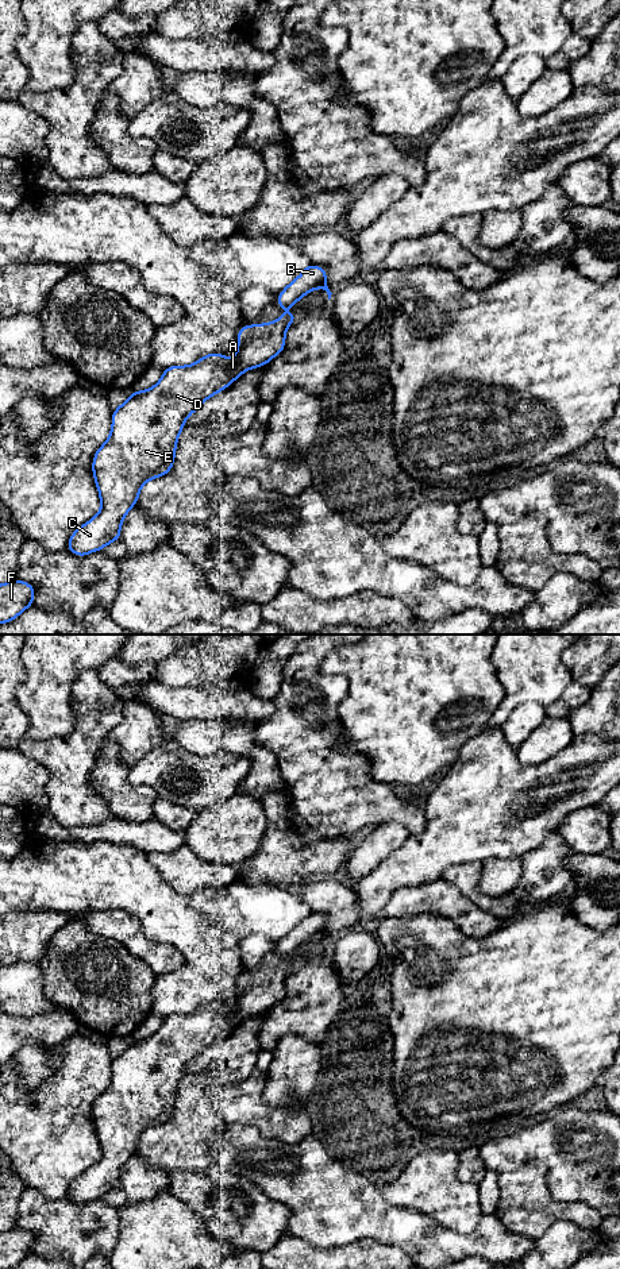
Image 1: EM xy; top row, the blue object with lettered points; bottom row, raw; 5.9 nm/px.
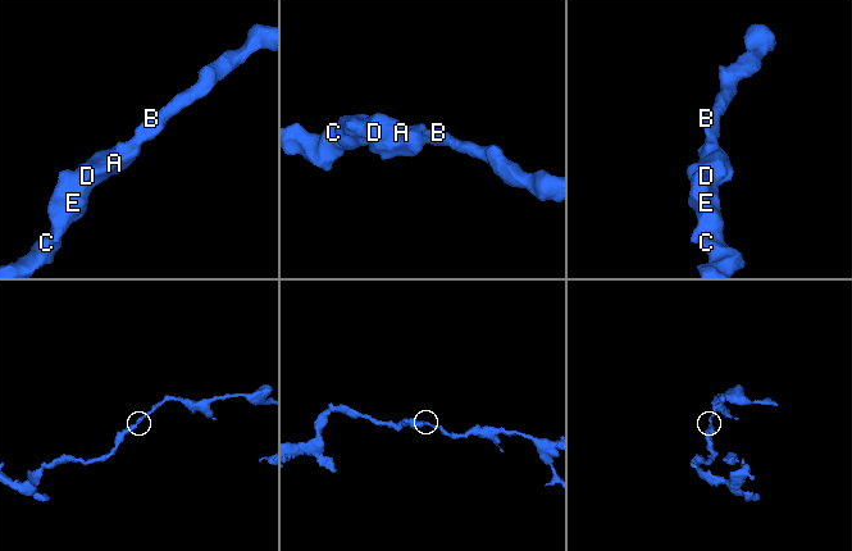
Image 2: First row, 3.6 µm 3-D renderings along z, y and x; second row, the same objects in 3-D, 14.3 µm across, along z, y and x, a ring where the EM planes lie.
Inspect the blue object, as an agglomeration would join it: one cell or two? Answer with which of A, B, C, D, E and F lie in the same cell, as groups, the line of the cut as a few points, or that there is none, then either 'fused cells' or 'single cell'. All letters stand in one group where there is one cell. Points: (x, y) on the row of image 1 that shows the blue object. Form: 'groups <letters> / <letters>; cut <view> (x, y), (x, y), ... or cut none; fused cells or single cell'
groups A B C D E F; cut none; single cell

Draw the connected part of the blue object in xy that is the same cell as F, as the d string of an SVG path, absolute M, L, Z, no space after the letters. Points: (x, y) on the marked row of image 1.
M14 579L0 585L0 624L11 622L24 609L32 606L35 589L24 580Z

